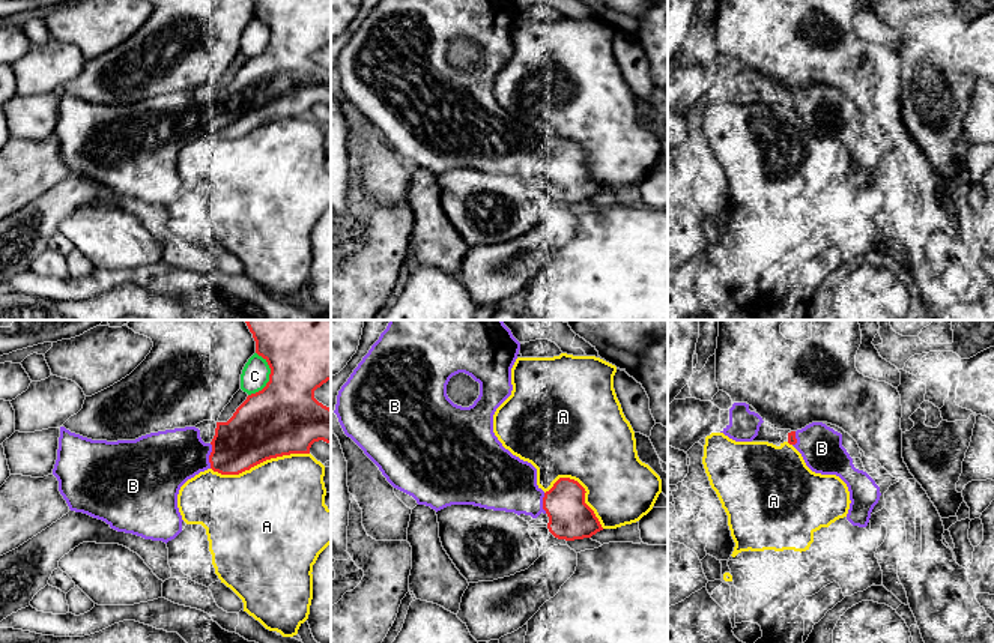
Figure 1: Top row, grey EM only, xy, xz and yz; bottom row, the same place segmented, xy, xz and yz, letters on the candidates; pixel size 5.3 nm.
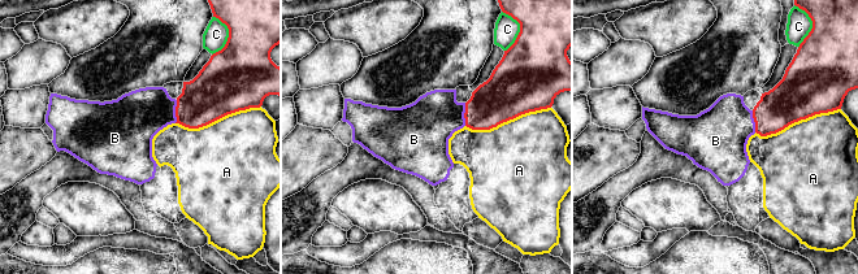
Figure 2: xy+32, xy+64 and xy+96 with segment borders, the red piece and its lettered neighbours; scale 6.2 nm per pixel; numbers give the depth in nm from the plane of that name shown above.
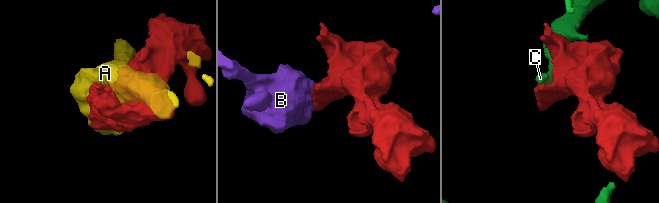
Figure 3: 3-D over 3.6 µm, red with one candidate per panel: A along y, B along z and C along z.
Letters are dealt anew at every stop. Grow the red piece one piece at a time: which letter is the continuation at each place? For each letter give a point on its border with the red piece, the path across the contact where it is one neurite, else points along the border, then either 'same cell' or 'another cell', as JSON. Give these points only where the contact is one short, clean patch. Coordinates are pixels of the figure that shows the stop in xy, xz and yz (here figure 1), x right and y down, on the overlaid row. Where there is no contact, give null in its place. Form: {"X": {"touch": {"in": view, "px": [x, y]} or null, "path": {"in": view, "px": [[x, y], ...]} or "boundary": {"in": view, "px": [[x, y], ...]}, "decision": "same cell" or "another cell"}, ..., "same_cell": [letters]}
{"A": {"touch": {"in": "xy", "px": [259, 463]}, "decision": "another cell"}, "B": {"touch": {"in": "xy", "px": [209, 455]}, "decision": "same cell"}, "C": {"touch": {"in": "xy", "px": [269, 377]}, "decision": "another cell"}, "same_cell": ["B"]}

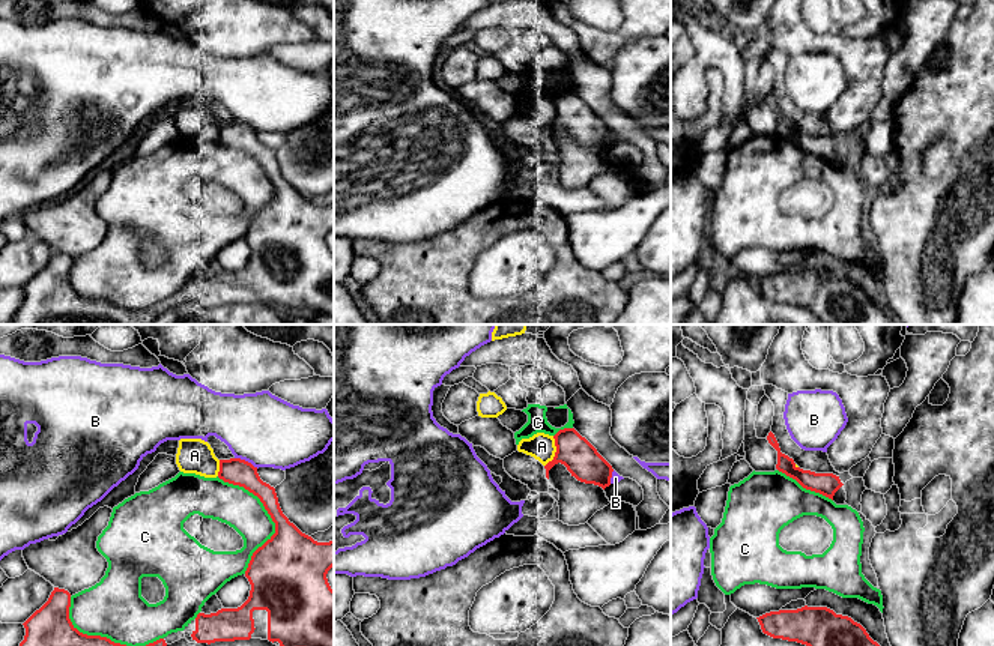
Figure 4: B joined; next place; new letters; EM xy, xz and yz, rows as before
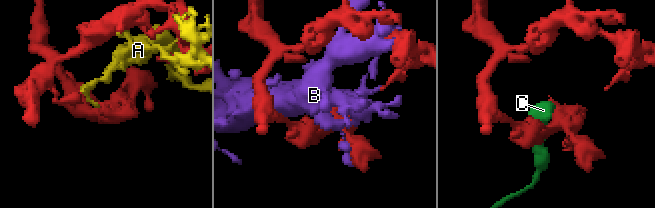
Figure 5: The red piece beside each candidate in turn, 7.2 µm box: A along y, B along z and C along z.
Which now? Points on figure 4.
{"A": {"touch": {"in": "xz", "px": [557, 451]}, "decision": "another cell"}, "B": {"touch": {"in": "xy", "px": [247, 461]}, "decision": "another cell"}, "C": {"touch": {"in": "xy", "px": [269, 514]}, "decision": "another cell"}, "same_cell": []}

